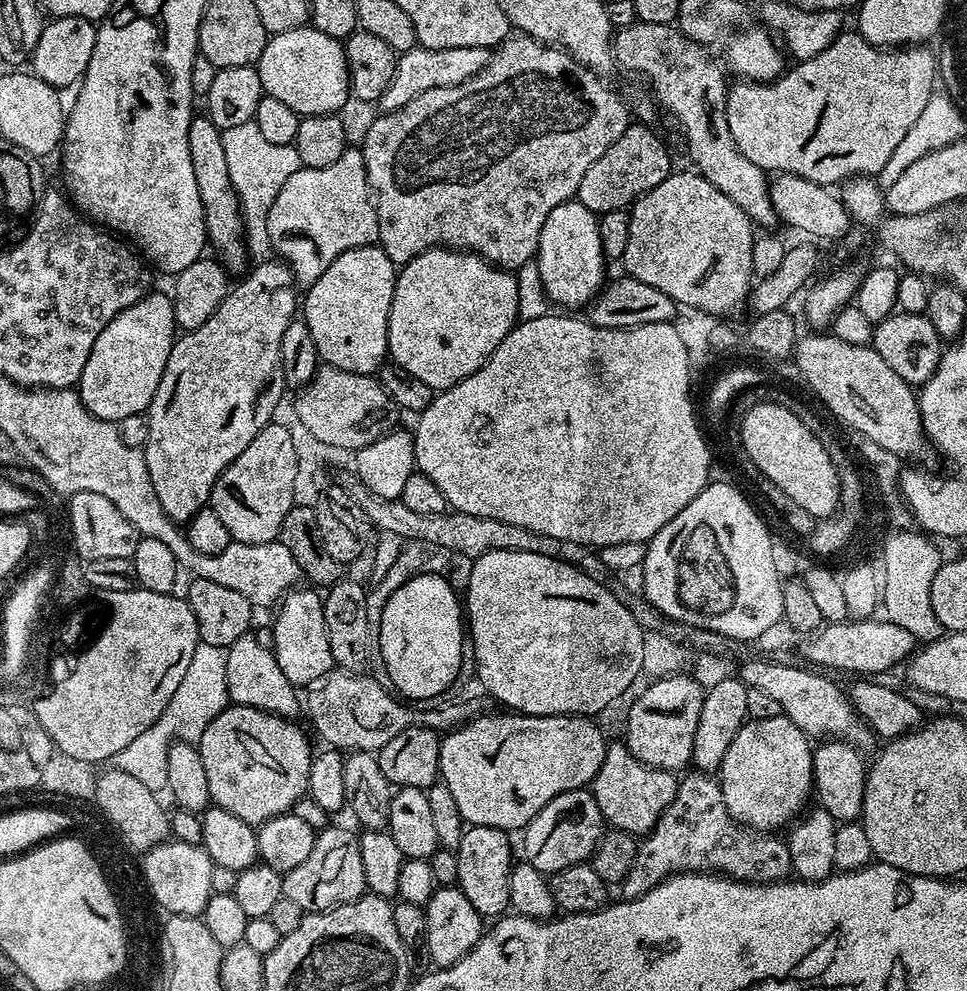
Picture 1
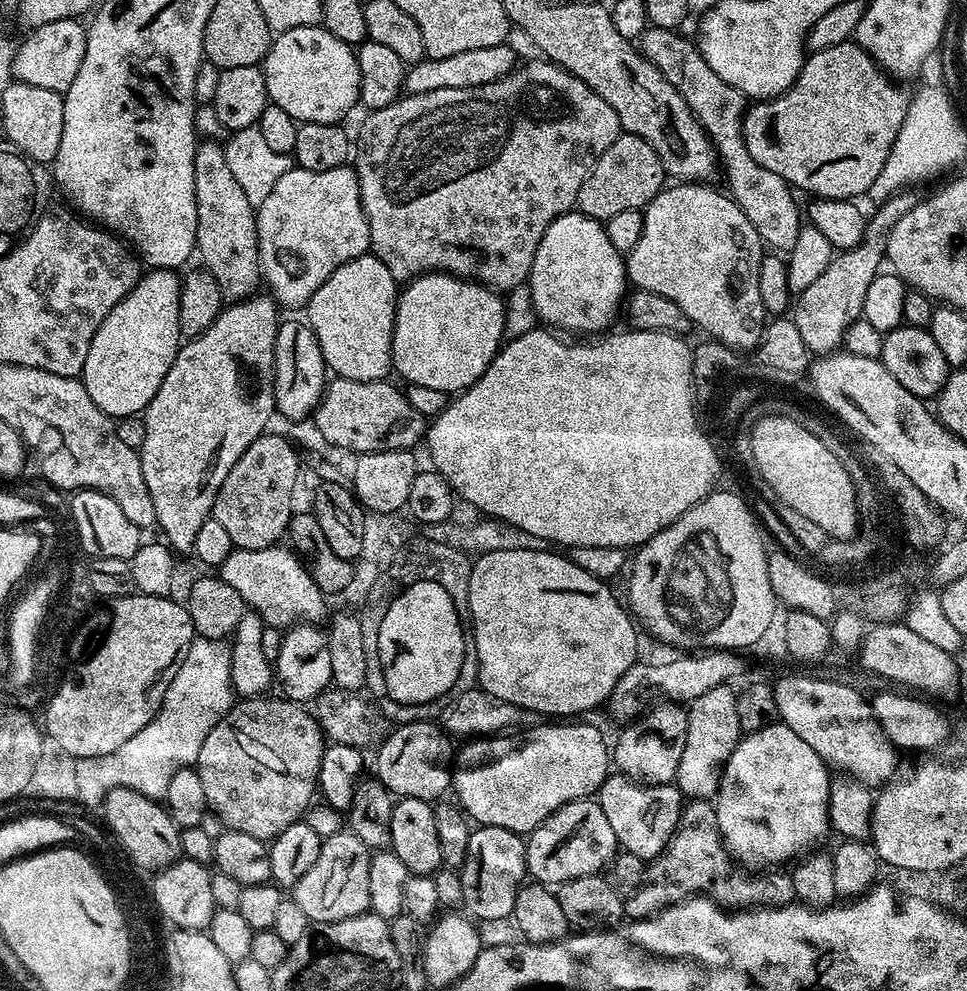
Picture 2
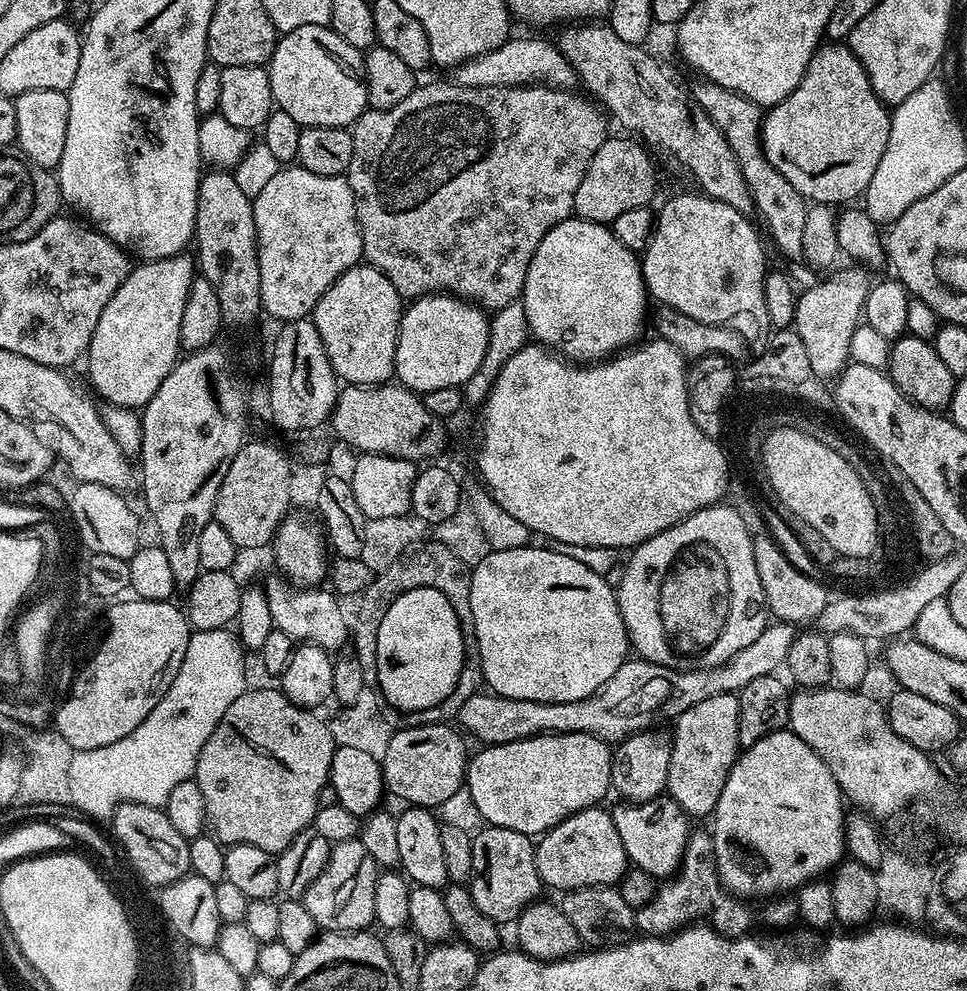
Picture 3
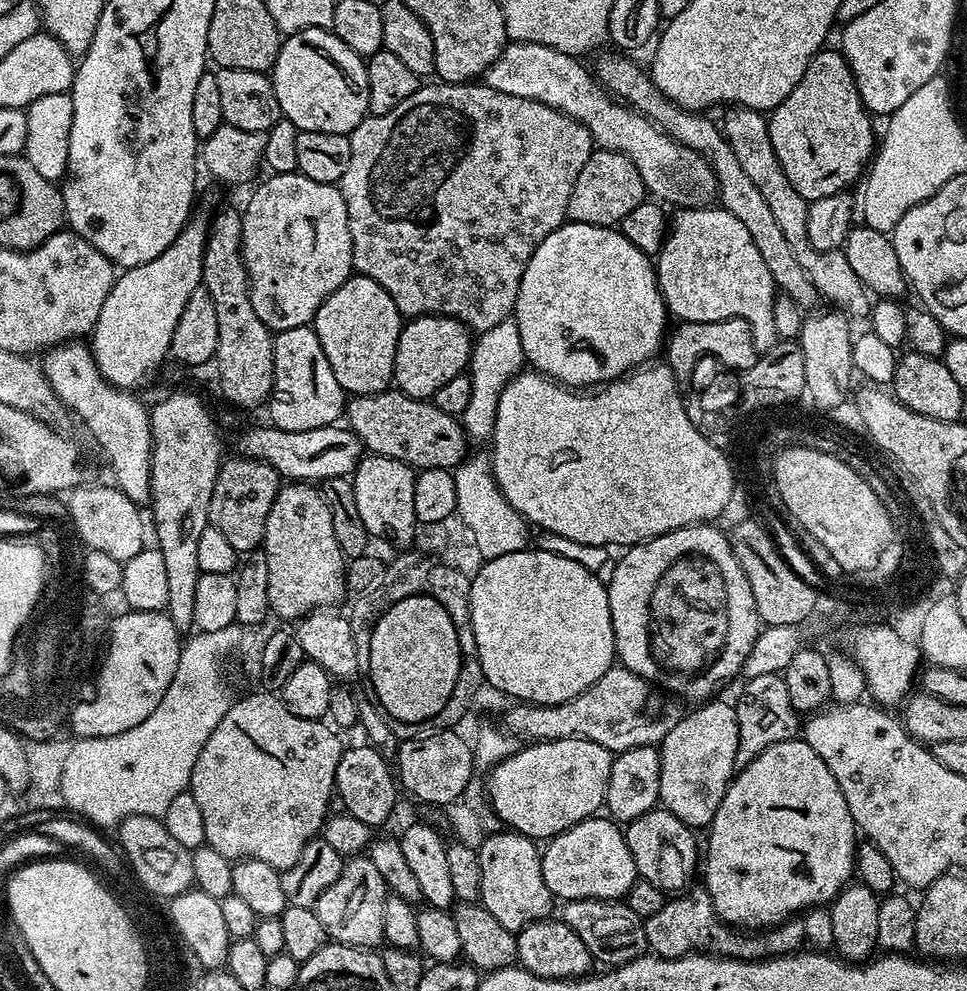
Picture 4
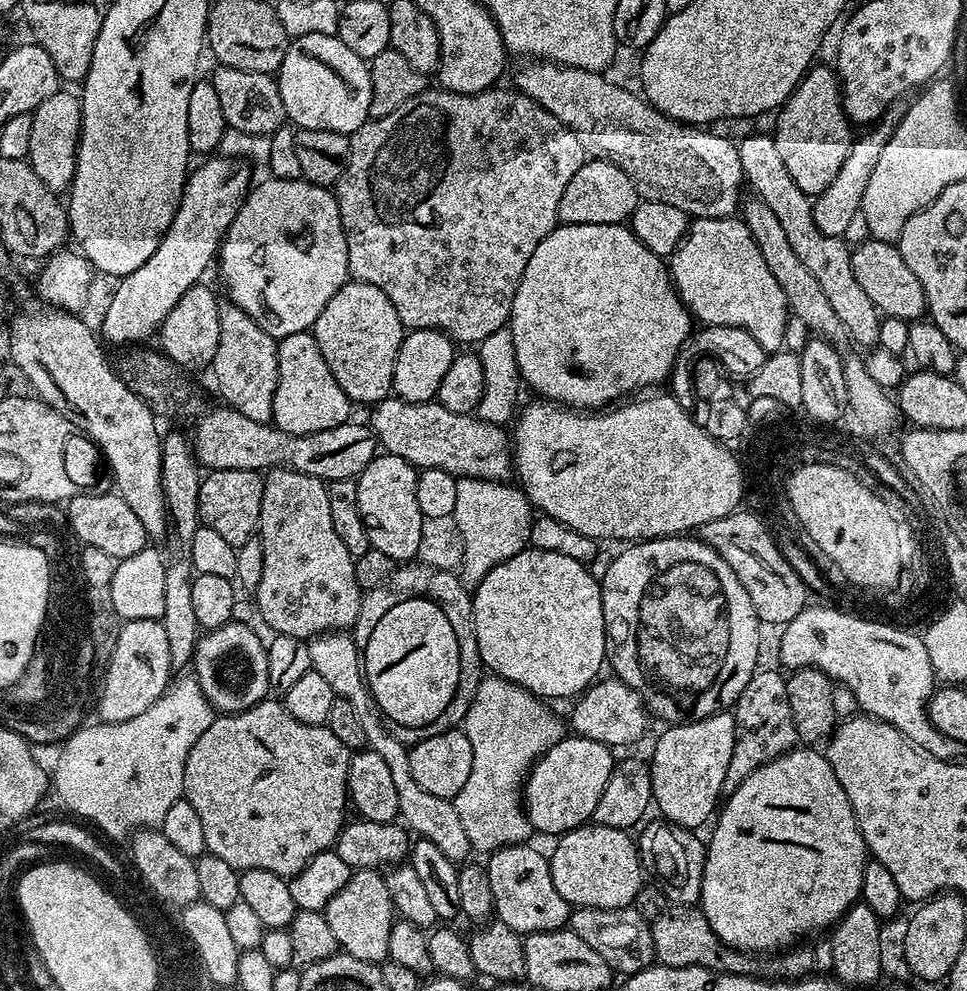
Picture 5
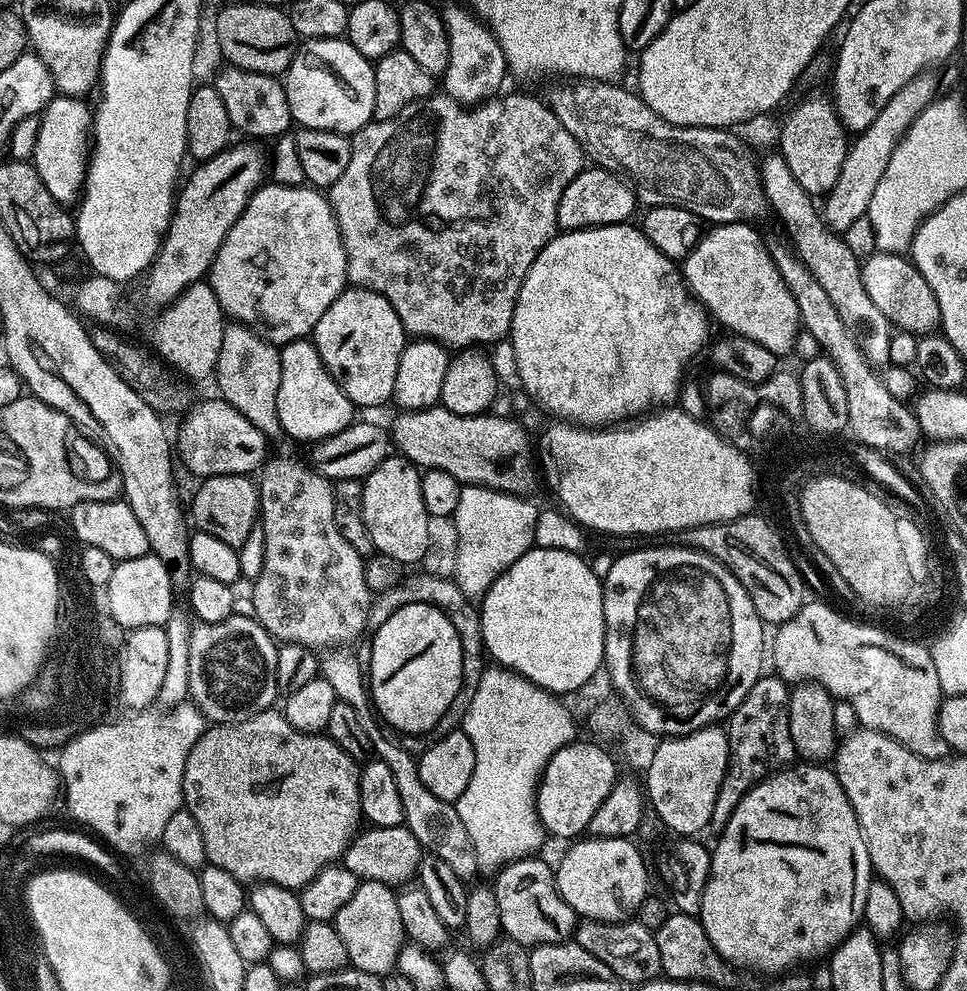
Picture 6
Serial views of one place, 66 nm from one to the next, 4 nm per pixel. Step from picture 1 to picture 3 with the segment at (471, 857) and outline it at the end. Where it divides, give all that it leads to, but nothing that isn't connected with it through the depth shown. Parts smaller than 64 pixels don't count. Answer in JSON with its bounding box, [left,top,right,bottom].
[470,826,542,926]

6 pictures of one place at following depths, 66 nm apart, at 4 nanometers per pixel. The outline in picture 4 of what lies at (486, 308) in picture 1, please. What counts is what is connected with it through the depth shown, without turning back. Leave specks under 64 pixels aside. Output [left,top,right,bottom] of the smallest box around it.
[394,316,474,400]

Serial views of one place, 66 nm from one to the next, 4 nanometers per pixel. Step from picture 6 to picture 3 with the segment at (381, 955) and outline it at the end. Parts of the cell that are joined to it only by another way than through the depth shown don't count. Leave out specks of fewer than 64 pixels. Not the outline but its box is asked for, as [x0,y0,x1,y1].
[302,839,378,932]

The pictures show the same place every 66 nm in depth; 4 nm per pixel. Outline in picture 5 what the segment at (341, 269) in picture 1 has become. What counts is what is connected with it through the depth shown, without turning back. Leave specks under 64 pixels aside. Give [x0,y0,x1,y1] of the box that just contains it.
[314,280,406,406]

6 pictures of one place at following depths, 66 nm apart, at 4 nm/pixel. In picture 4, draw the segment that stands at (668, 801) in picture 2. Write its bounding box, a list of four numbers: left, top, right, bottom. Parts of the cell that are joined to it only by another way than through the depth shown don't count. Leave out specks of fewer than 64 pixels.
[624,806,698,894]

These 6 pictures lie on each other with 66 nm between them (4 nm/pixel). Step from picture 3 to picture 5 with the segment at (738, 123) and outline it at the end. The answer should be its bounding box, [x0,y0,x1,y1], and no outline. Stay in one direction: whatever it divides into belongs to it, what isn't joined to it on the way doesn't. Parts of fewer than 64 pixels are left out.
[738,135,882,346]

